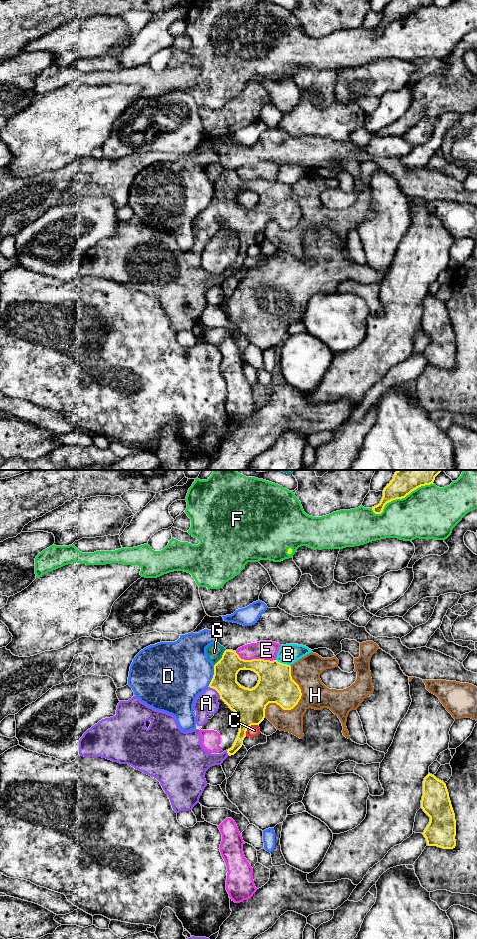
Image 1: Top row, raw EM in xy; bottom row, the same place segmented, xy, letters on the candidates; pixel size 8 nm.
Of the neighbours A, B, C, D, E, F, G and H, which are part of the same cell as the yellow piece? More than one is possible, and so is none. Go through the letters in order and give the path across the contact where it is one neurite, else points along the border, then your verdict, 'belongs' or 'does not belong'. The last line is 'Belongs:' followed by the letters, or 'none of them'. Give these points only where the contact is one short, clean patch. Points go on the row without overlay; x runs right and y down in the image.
A: belongs
B: does not belong
C: does not belong
D: does not belong
E: does not belong
F: does not belong
G: does not belong
H: does not belong
Belongs: A

